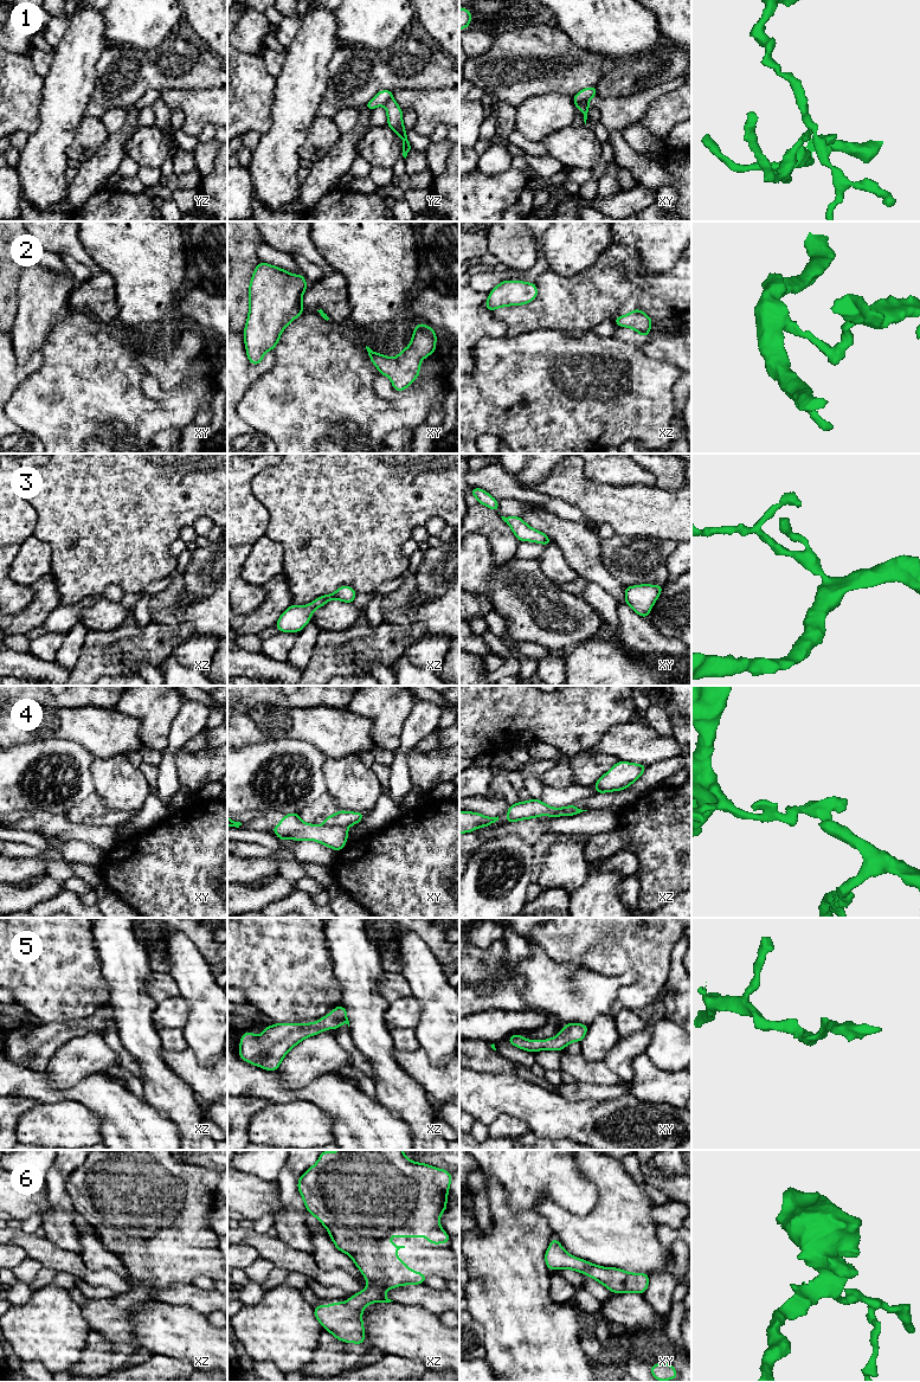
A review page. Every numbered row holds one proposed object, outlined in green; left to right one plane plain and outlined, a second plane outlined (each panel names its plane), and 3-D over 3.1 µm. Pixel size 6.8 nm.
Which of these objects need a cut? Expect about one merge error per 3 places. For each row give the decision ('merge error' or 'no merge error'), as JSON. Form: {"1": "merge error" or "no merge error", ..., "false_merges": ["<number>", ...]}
{"1": "merge error", "2": "no merge error", "3": "no merge error", "4": "merge error", "5": "no merge error", "6": "no merge error", "false_merges": ["1", "4"]}

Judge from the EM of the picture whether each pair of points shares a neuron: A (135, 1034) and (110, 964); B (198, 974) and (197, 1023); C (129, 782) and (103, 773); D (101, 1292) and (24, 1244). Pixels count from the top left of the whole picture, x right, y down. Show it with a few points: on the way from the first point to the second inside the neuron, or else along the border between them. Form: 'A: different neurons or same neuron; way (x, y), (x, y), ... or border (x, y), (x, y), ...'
A: same neuron; way (134, 1016), (134, 1007), (128, 996), (127, 982)
B: same neuron; way (198, 985), (198, 1011)
C: same neuron; way (123, 782), (117, 782), (109, 776)
D: different neurons; border (76, 1277), (90, 1285), (105, 1289)

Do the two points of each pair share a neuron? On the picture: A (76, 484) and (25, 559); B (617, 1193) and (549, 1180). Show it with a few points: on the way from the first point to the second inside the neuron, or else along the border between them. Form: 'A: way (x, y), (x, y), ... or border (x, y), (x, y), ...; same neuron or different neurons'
A: border (32, 535), (43, 540), (50, 547), (51, 564); different neurons
B: border (578, 1169), (598, 1191), (598, 1201), (586, 1215); different neurons

